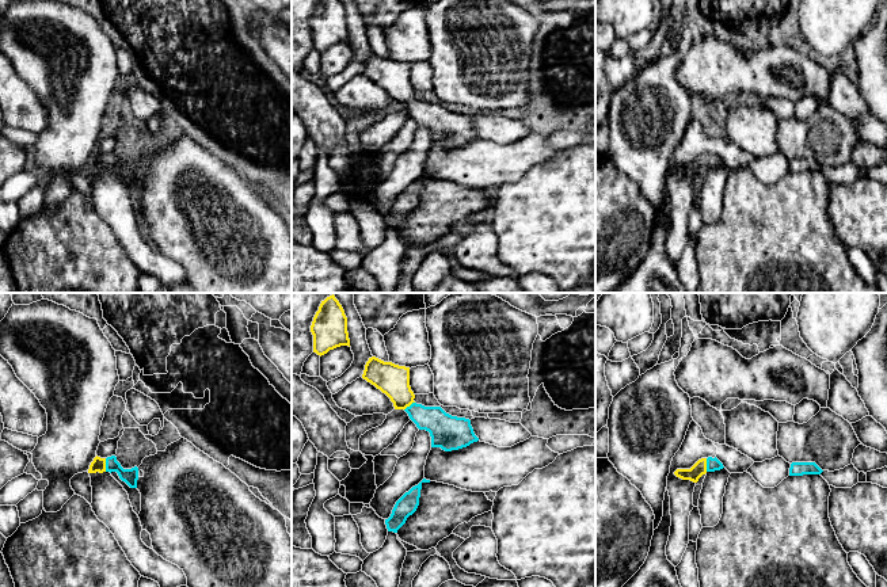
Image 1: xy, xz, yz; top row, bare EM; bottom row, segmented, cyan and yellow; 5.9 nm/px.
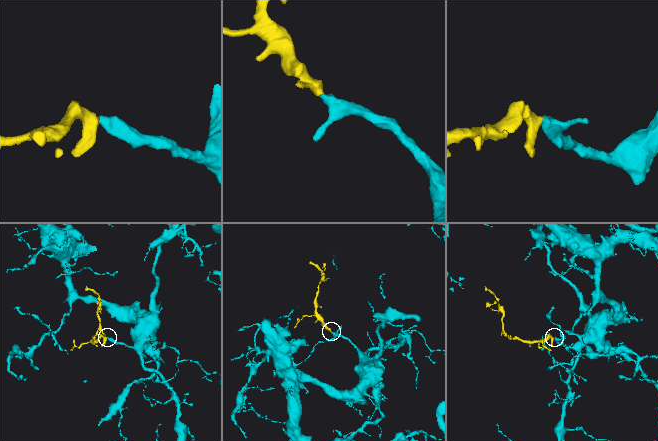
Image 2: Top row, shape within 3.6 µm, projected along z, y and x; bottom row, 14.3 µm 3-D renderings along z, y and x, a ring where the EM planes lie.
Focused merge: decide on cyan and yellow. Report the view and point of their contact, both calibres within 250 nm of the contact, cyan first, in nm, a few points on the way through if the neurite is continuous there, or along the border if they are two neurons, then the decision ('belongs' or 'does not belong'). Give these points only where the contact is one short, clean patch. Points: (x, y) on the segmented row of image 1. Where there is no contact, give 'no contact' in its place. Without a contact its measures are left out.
meets cyan in xy at (106, 465); 90 nm thick on the cyan side, 80 nm on the other; runs through xy (130, 476), (113, 465), (106, 465), (98, 464); belongs

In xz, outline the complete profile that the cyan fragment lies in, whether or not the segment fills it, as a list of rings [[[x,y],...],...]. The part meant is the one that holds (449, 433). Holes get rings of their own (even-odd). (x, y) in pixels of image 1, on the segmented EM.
[[[376,357],[369,358],[362,378],[385,393],[393,403],[395,409],[404,409],[419,430],[426,430],[431,437],[431,447],[441,447],[445,451],[458,450],[477,442],[471,420],[446,413],[441,407],[425,407],[414,401],[415,394],[410,386],[410,367],[384,362]]]

